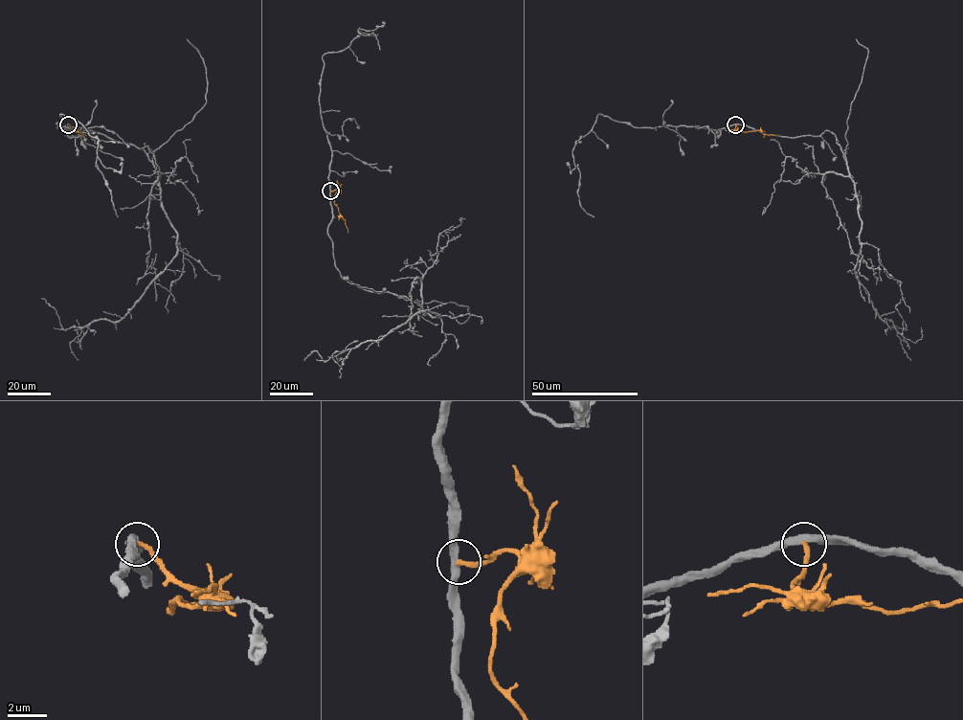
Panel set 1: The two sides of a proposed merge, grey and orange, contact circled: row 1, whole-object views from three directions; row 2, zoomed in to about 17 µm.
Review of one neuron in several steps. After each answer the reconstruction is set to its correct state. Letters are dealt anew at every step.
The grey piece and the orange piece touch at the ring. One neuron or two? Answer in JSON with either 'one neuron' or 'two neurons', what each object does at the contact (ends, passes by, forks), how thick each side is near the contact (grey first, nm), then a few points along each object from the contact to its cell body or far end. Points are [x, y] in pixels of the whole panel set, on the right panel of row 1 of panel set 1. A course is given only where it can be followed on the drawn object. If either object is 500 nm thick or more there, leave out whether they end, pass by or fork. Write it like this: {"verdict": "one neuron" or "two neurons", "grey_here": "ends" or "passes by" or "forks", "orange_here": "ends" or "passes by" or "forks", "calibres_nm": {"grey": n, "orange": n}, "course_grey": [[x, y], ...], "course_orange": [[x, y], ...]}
{"verdict": "one neuron", "grey_here": "passes by", "orange_here": "ends", "calibres_nm": {"grey": 360, "orange": 260}, "course_grey": [[735, 124], [788, 137], [835, 135], [862, 222], [856, 278], [884, 321], [905, 329], [895, 307], [905, 298]], "course_orange": [[735, 124], [734, 128], [739, 131], [760, 130], [764, 134], [776, 135]]}

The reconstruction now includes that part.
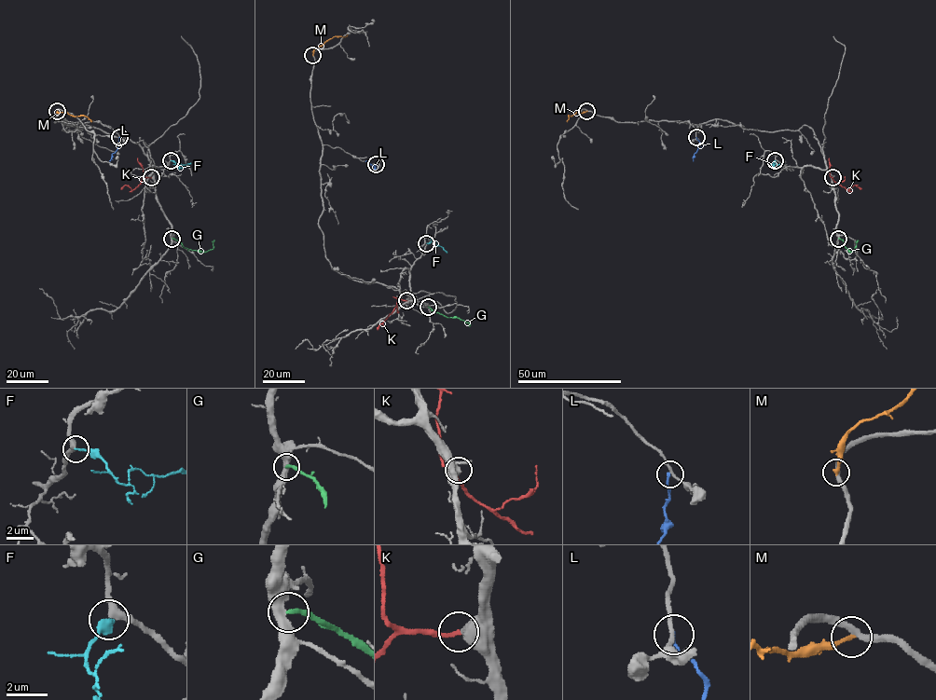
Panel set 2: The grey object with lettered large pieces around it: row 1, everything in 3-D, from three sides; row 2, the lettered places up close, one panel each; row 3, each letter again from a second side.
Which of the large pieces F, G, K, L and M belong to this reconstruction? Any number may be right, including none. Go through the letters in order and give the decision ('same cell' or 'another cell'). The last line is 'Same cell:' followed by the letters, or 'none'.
F: same cell
G: another cell
K: same cell
L: another cell
M: another cell
Same cell: F, K

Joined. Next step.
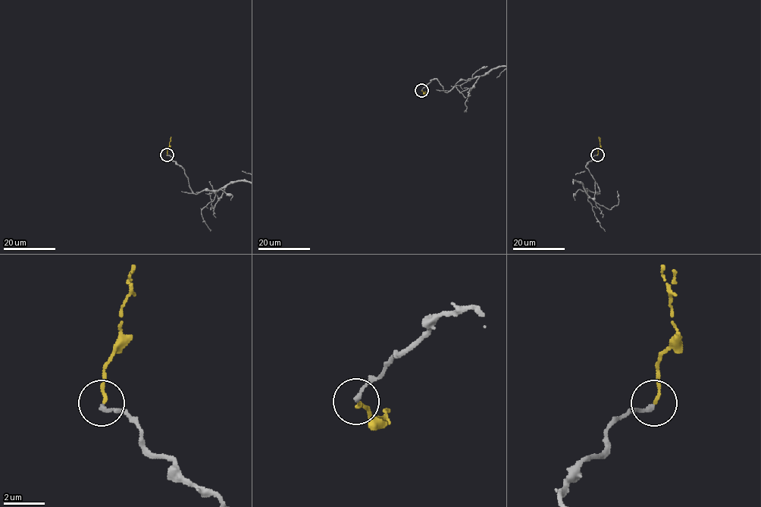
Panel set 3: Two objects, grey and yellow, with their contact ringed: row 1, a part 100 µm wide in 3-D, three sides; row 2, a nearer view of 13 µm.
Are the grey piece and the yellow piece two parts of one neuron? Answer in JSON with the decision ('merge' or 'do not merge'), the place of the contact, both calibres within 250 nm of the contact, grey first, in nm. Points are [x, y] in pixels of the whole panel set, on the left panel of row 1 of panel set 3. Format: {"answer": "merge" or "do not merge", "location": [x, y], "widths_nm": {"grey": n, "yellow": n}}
{"answer": "merge", "location": [167, 154], "widths_nm": {"grey": 190, "yellow": 150}}

